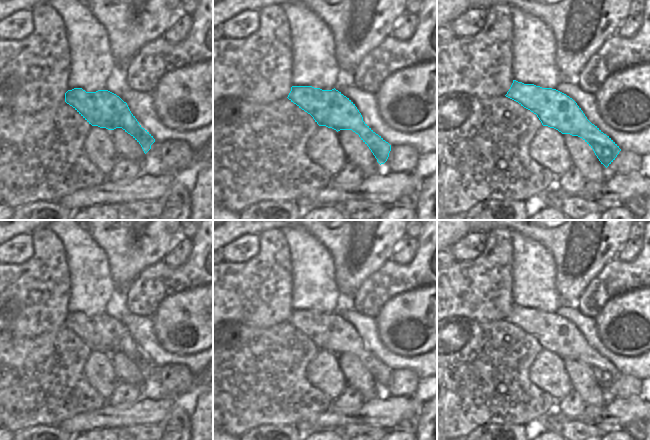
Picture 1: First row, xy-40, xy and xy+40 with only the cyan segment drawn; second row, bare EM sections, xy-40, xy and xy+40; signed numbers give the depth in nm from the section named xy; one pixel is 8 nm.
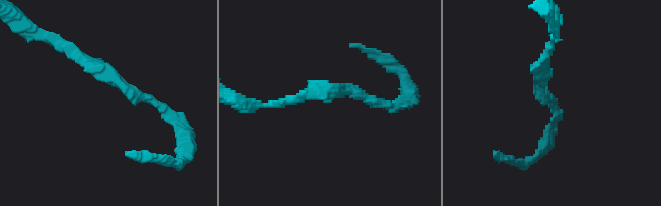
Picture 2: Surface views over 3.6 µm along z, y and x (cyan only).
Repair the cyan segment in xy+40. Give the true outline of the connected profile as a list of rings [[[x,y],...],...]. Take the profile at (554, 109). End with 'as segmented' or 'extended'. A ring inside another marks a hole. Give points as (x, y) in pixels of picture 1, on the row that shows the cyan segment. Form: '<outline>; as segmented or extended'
[[[513,80],[505,96],[536,114],[543,126],[582,138],[606,168],[621,151],[609,136],[587,119],[572,98],[556,89]]]; as segmented

